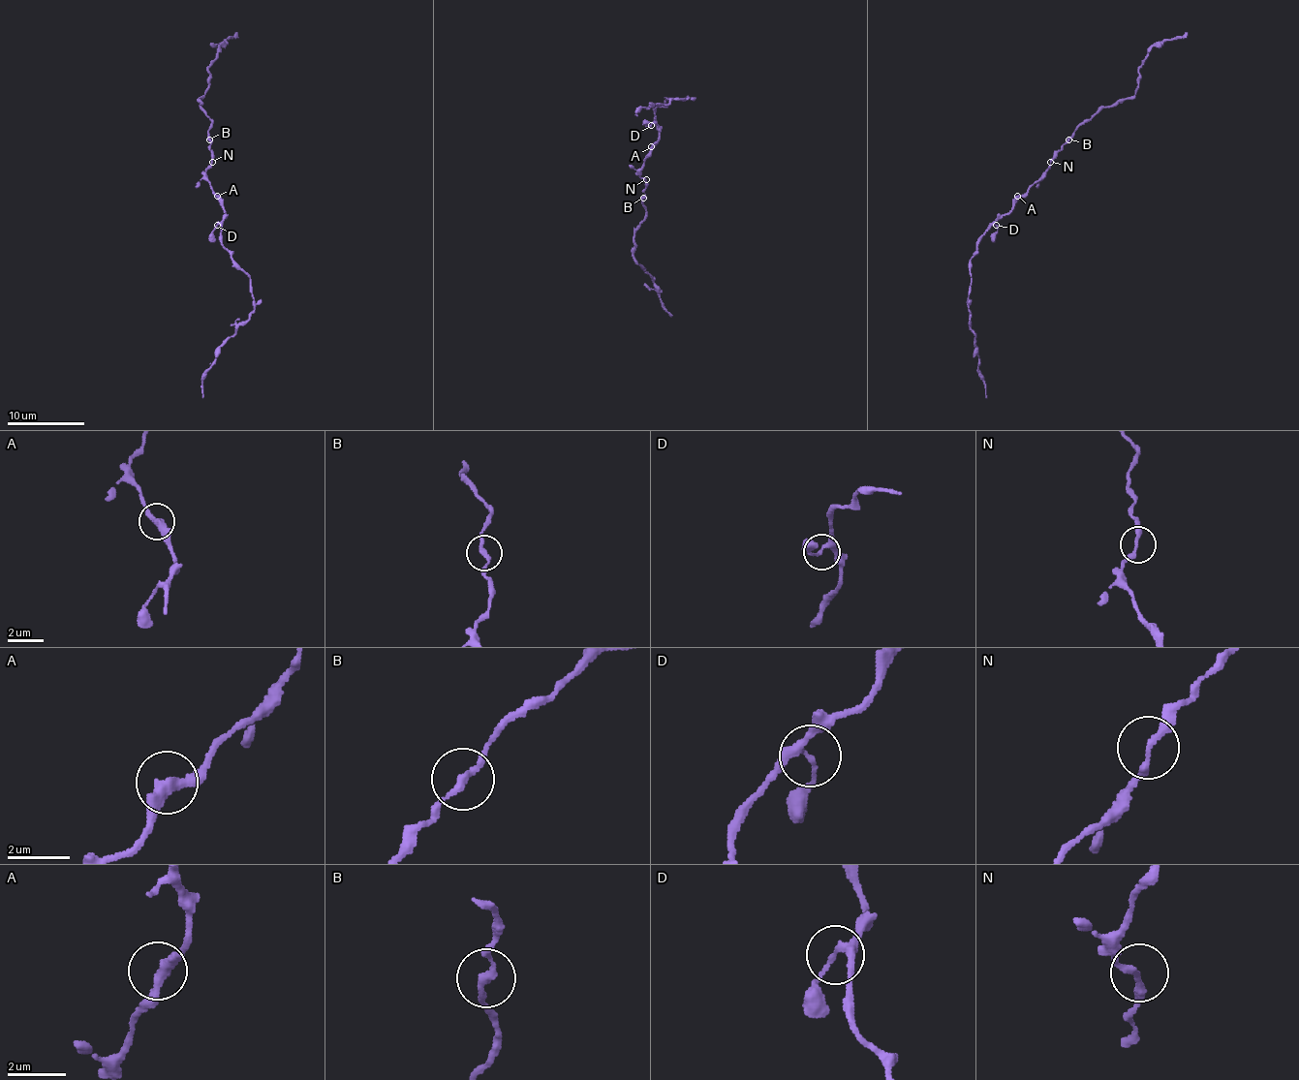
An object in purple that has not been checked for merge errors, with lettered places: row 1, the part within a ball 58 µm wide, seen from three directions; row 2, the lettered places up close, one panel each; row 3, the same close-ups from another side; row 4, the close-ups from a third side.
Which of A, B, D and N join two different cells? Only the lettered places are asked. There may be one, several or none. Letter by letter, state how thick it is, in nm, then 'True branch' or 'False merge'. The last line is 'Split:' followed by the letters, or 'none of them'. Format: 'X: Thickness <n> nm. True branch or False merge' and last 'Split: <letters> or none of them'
A: Thickness 380 nm. True branch
B: Thickness 240 nm. True branch
D: Thickness 200 nm. True branch
N: Thickness 220 nm. True branch
Split: none of them

